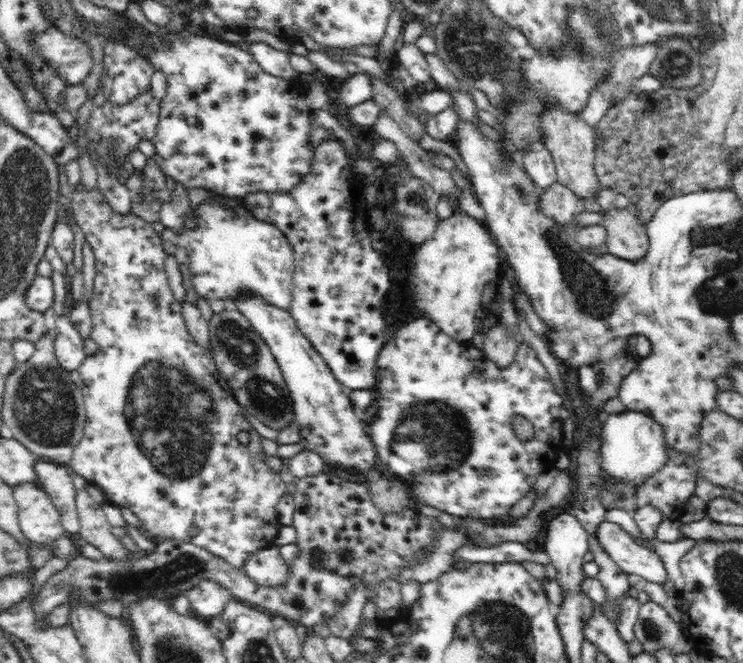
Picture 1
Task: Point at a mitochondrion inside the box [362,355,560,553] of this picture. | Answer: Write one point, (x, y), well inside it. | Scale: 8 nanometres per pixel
(434, 429)

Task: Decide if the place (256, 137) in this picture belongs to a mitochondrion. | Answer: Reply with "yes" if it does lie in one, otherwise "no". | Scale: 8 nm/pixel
no

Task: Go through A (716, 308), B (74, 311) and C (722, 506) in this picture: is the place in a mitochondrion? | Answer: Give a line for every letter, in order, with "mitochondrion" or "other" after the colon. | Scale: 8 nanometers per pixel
A: mitochondrion
B: other
C: other

